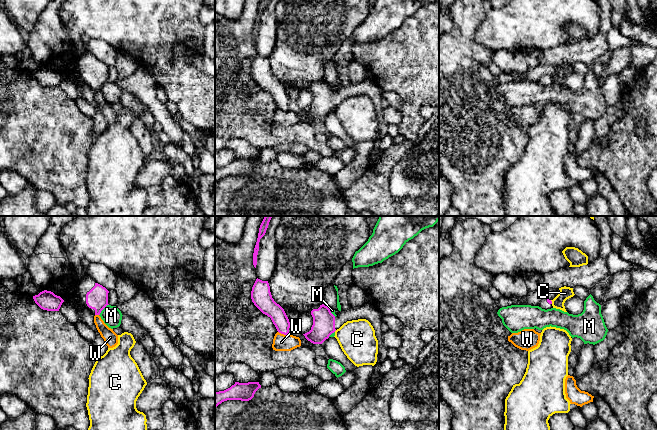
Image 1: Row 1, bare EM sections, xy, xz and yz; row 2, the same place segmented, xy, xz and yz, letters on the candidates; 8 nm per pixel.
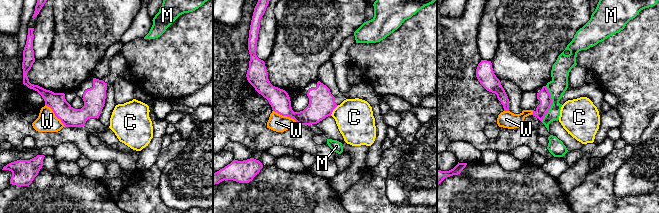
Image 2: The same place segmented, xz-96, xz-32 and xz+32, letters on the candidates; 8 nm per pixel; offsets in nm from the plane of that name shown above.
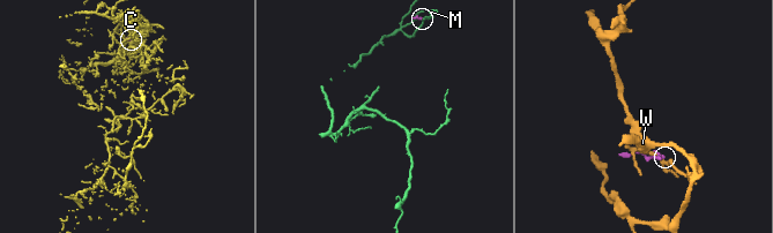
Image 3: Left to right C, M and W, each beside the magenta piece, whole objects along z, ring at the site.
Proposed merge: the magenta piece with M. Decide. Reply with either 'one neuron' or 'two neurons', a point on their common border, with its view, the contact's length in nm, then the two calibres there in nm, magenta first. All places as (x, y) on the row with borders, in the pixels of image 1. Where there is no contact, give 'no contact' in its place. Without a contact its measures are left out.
two neurons; meets magenta in xy at (102, 309); contact 120 nm long; 180 nm thick on the magenta side, 160 nm on the other

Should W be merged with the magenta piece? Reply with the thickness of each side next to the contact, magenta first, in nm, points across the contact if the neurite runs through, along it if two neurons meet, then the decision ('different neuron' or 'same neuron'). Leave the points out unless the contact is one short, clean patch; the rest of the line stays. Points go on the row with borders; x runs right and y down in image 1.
140 nm thick on the magenta side, 140 nm on the other; border along xz (278, 331), (289, 334); different neuron

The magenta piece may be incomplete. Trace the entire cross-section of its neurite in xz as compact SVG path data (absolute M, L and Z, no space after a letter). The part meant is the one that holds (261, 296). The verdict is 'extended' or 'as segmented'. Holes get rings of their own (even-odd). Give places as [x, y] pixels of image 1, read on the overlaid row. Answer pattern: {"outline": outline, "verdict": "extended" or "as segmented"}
{"outline": "M256 279L252 287L251 299L263 314L271 318L279 333L284 335L290 334L289 319L284 309L272 298L268 281Z", "verdict": "as segmented"}

